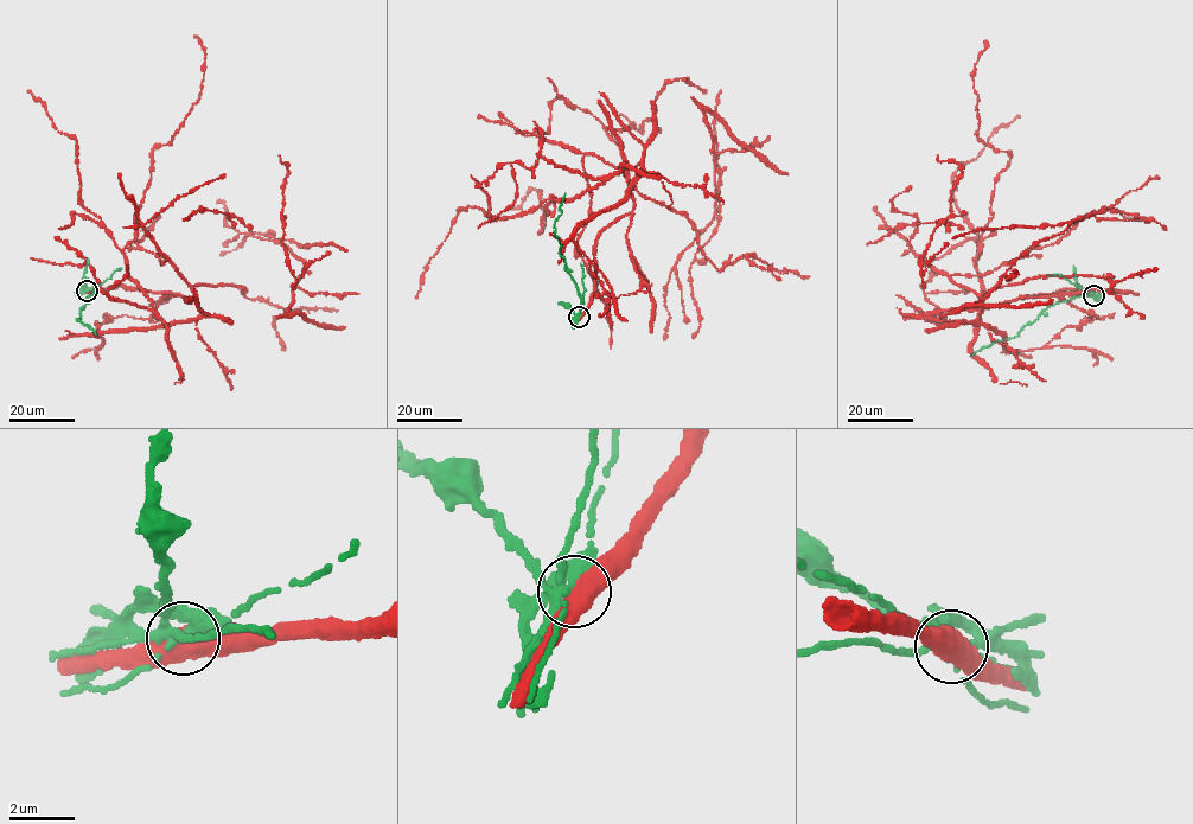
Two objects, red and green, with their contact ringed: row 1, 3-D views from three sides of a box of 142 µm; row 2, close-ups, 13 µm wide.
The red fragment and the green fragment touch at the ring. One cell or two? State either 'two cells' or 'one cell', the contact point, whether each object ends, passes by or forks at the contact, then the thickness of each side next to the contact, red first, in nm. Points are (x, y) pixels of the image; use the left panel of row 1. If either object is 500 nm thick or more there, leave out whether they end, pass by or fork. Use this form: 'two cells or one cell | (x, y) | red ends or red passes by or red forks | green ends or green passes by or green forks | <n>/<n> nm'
two cells | (87, 291) | red passes by | green forks | 460/320 nm

